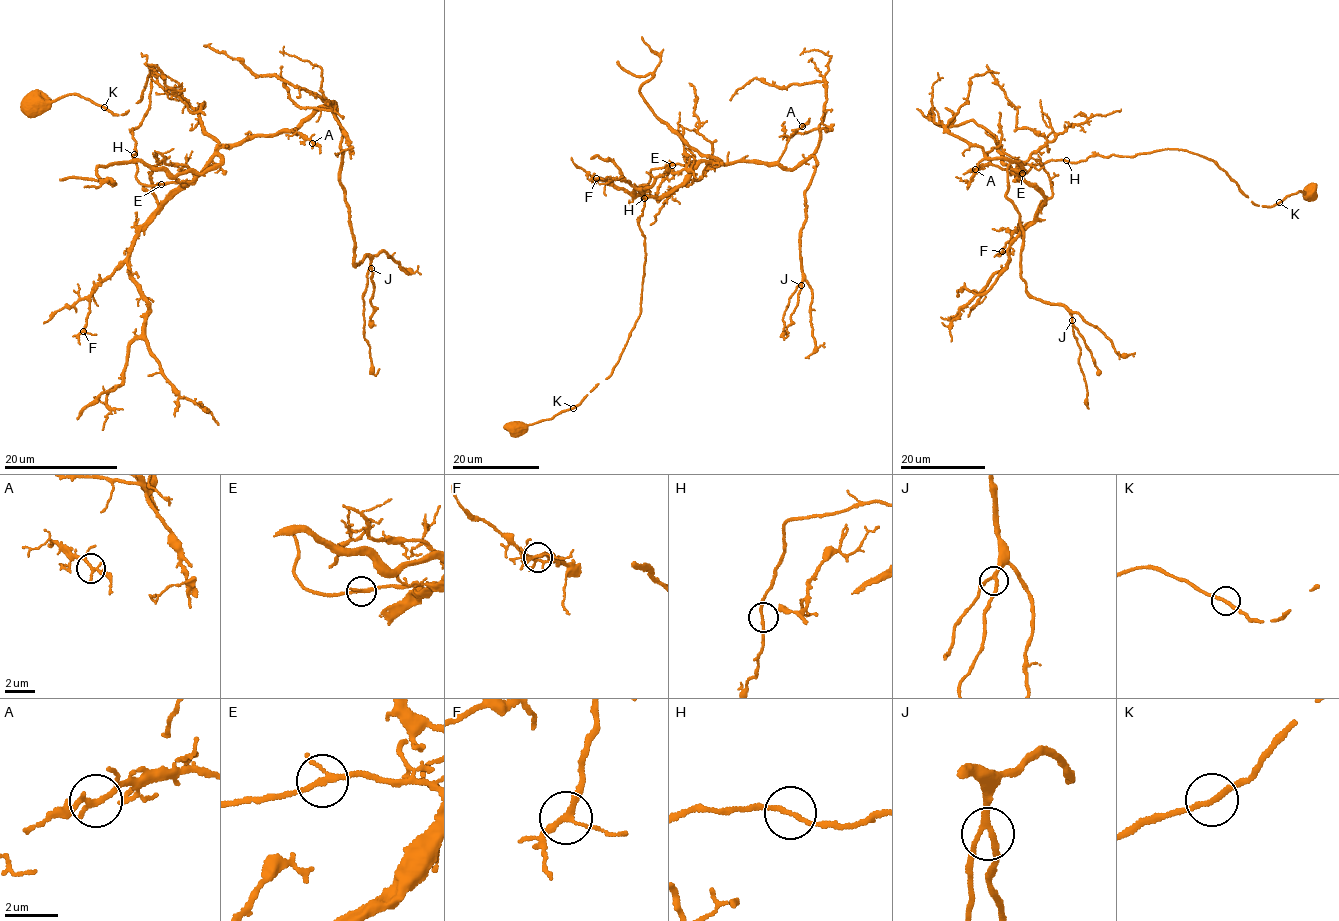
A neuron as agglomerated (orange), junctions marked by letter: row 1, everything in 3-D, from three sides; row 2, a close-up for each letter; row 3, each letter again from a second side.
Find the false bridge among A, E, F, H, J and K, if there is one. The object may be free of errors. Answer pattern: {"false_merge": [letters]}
{"false_merge": []}

